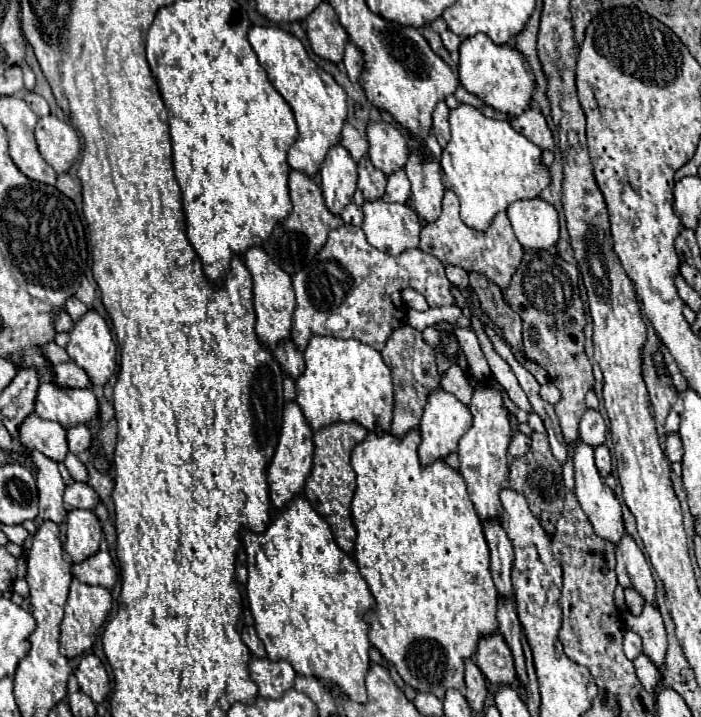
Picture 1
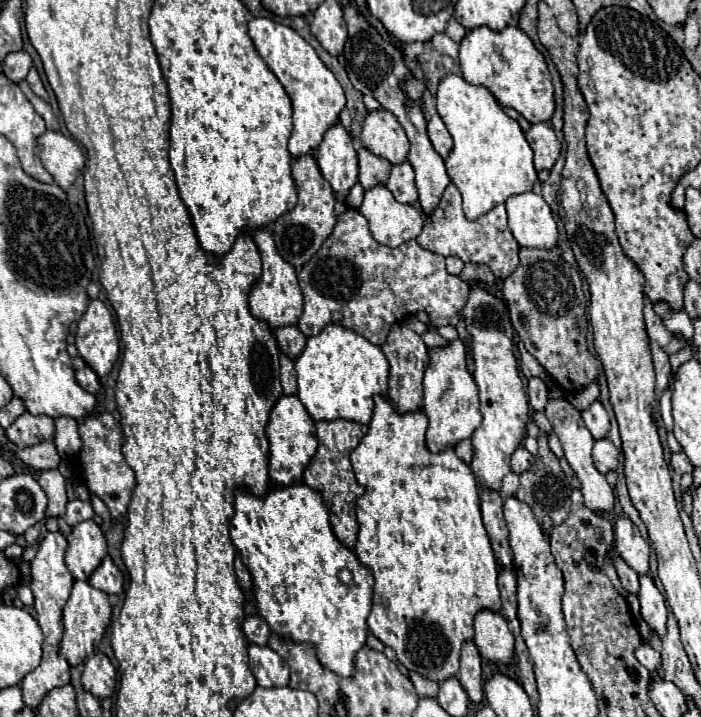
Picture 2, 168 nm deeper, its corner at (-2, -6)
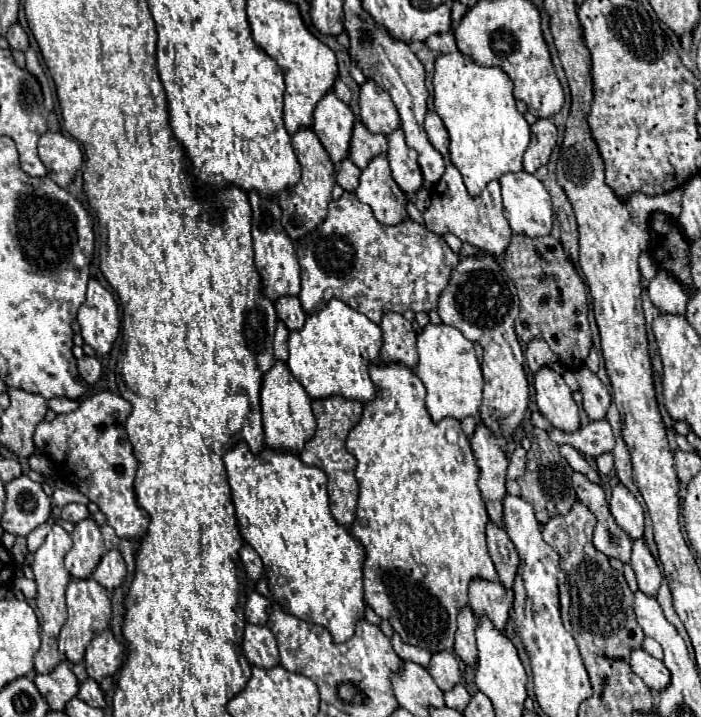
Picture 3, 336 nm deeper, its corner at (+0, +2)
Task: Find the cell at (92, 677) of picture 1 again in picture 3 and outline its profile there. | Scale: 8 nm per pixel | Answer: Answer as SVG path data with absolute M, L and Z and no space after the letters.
M111 630L97 634L85 652L85 668L91 678L101 682L105 676L113 676L123 664L123 644L113 636Z

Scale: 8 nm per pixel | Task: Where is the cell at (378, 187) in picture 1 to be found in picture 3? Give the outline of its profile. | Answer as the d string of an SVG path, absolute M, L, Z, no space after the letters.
M355 122L351 144L349 144L349 160L357 168L363 168L375 154L381 152L387 152L387 138L383 134L369 132L363 126L363 122Z

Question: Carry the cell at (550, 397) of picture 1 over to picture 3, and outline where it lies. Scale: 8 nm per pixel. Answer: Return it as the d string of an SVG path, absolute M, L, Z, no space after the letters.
M581 366L575 372L575 378L577 378L579 386L581 386L583 408L585 408L587 416L589 416L589 420L603 420L605 414L607 414L607 408L611 404L611 396L607 392L605 384L587 366Z

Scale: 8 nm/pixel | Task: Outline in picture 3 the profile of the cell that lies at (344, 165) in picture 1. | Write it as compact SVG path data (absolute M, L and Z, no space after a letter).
M327 92L317 102L313 112L313 130L329 152L333 164L339 164L343 158L347 158L353 124L355 116L351 108L341 102L333 92Z

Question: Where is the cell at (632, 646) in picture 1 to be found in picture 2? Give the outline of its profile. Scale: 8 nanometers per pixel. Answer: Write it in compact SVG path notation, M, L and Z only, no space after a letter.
M639 646L639 648L635 650L635 658L637 658L647 670L655 670L655 668L661 666L661 654L659 654L655 648L651 648L651 646Z

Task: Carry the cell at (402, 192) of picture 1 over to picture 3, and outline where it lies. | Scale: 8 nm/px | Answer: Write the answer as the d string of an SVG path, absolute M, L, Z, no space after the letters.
M393 130L389 136L389 164L393 170L393 180L405 194L415 194L423 186L423 172L417 162L417 152L407 146L403 130Z

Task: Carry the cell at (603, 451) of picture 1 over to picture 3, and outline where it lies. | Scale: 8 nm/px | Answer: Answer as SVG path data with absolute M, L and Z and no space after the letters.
M597 420L597 422L589 422L587 426L575 430L575 432L563 432L553 428L549 432L551 440L557 444L571 444L573 448L577 448L581 454L597 458L603 452L611 452L615 446L615 438L613 438L613 430L609 426L607 420Z

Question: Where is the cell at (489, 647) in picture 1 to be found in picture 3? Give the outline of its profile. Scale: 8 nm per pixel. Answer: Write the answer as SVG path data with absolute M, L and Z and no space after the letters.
M473 578L469 584L469 606L477 616L487 614L499 630L505 628L509 620L509 604L505 598L505 588L499 582L485 578Z

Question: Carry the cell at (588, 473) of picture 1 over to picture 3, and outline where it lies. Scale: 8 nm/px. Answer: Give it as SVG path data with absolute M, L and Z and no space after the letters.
M543 366L535 374L533 386L535 386L535 400L539 412L555 428L561 428L563 432L571 432L579 428L577 404L561 374L557 374L549 366Z

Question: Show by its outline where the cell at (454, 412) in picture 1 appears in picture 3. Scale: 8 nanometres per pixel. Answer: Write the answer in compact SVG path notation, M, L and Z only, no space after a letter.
M427 324L423 332L417 336L417 352L419 352L419 364L415 366L417 376L423 380L427 388L425 406L435 422L451 416L461 420L463 432L467 436L473 434L477 422L473 416L477 416L481 406L481 388L483 388L483 376L481 366L475 356L473 342L467 340L455 326L447 324Z

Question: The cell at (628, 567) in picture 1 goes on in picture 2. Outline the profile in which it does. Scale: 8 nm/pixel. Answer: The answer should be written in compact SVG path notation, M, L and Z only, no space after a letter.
M617 518L615 522L615 552L627 562L631 570L635 570L639 576L649 574L649 544L641 538L635 524L631 524L627 518Z

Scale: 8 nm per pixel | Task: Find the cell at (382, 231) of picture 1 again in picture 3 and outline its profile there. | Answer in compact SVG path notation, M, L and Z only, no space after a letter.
M377 154L361 170L357 198L373 208L375 218L381 224L397 224L407 218L407 196L391 176L387 154Z

